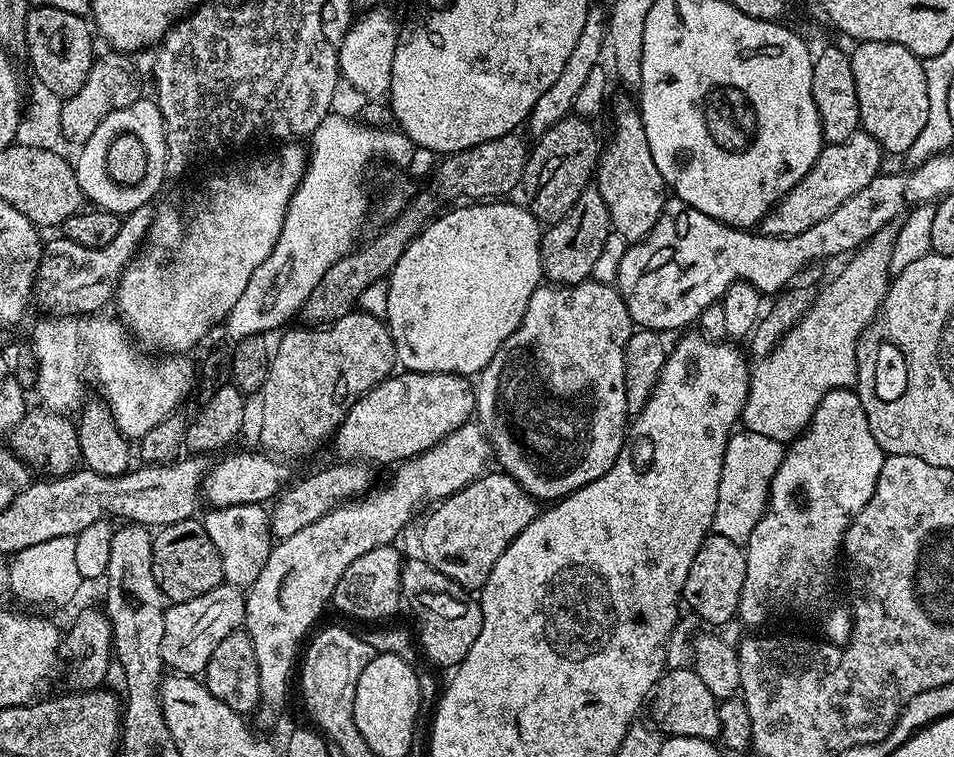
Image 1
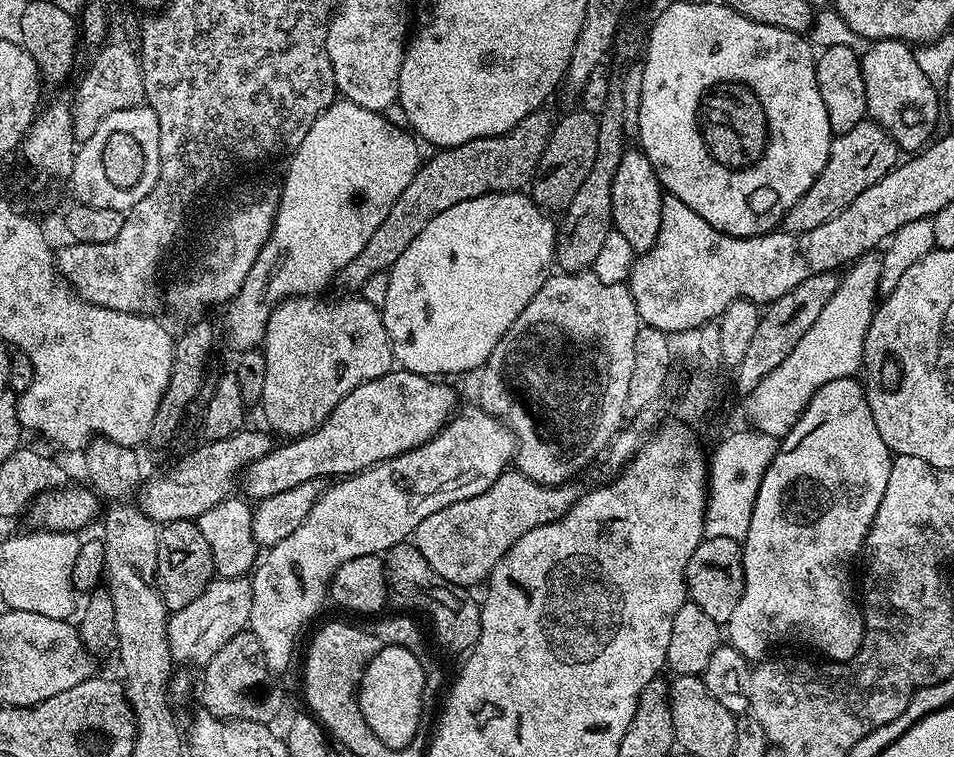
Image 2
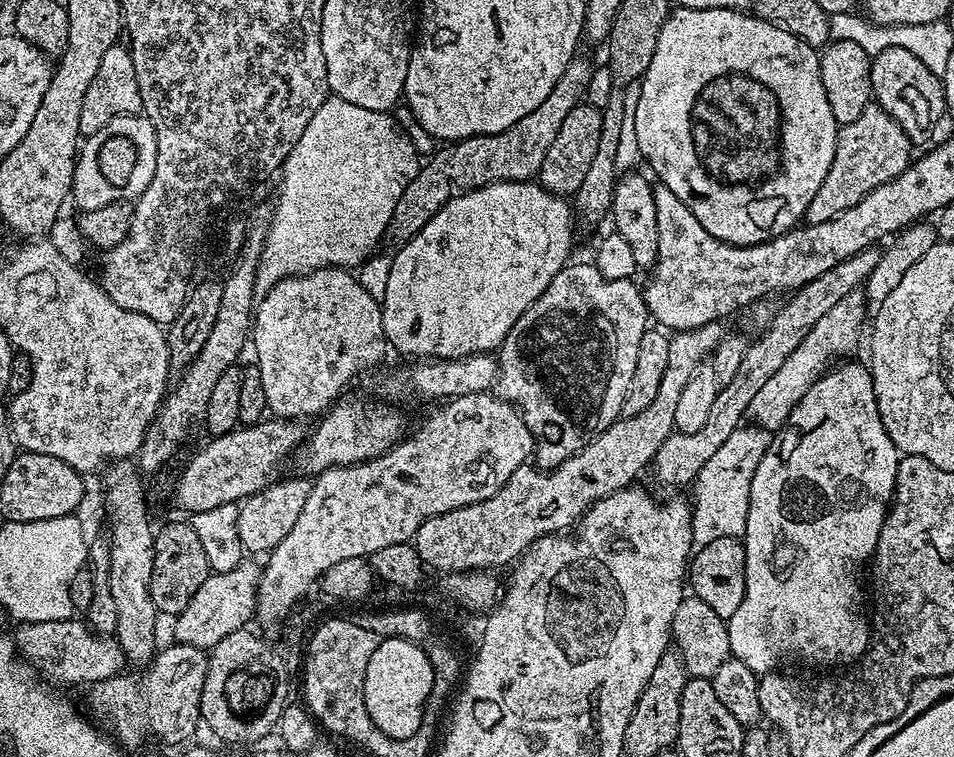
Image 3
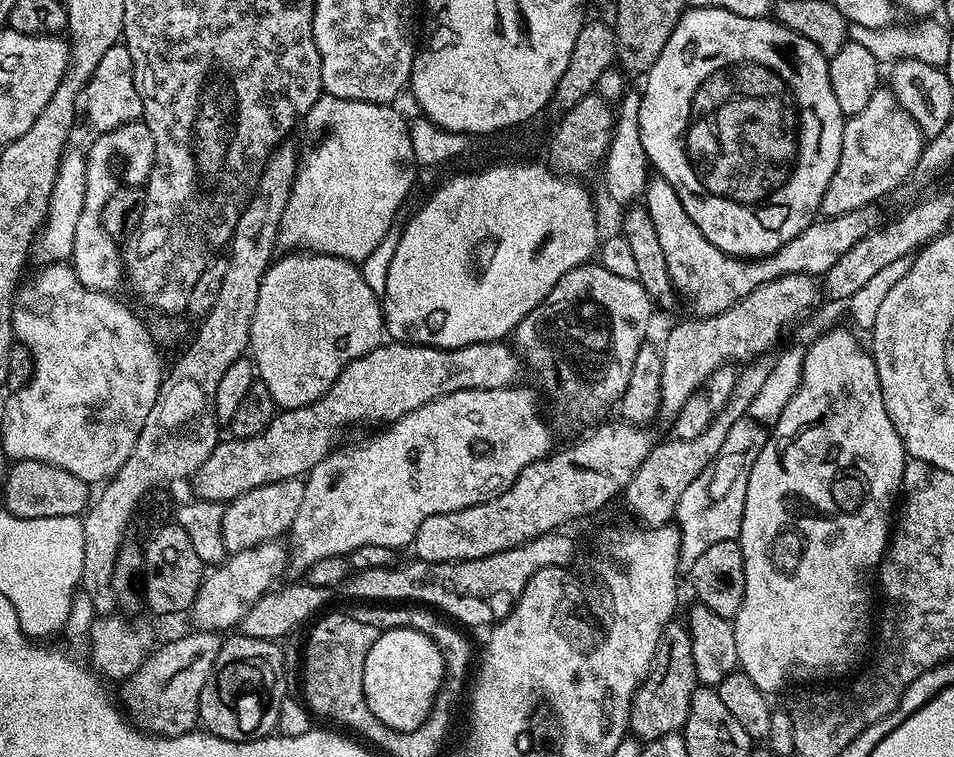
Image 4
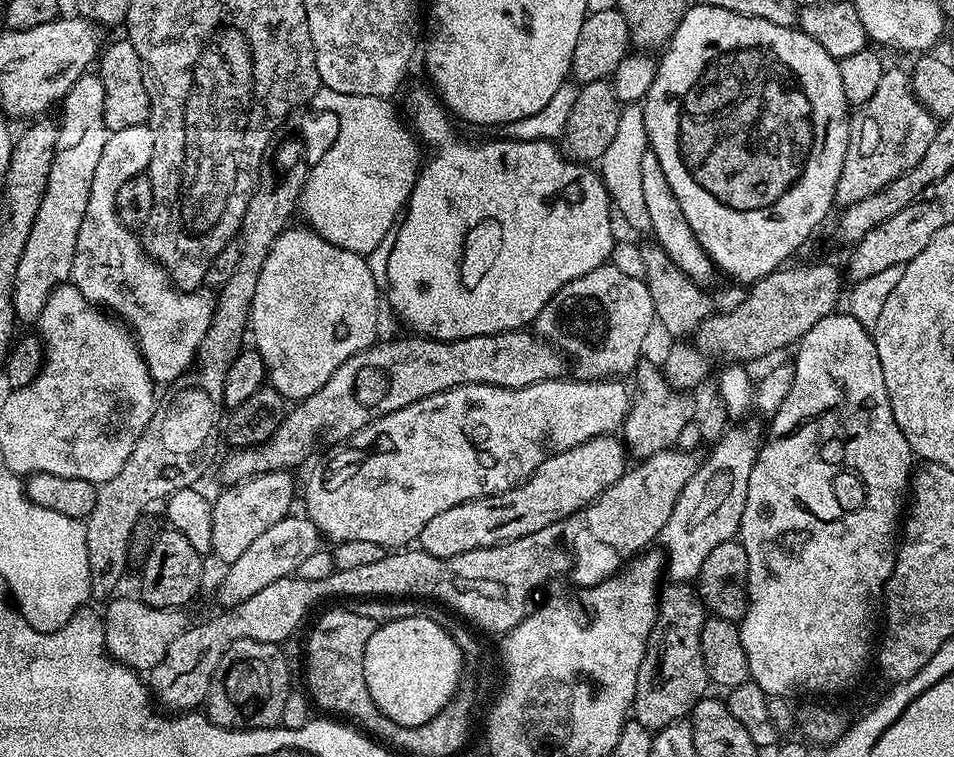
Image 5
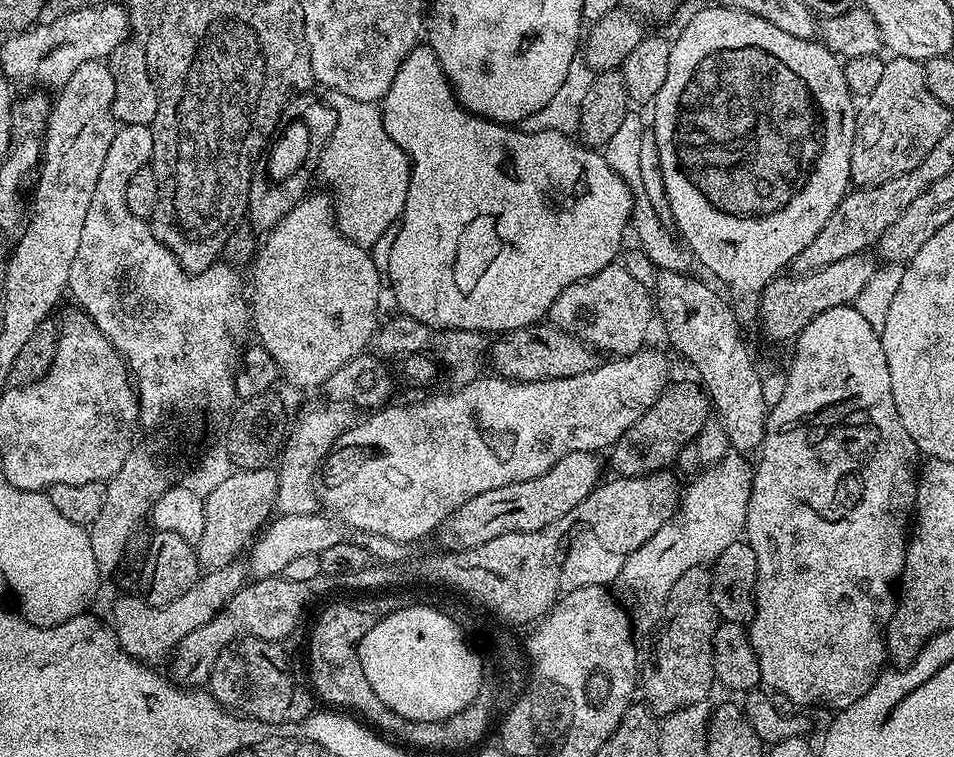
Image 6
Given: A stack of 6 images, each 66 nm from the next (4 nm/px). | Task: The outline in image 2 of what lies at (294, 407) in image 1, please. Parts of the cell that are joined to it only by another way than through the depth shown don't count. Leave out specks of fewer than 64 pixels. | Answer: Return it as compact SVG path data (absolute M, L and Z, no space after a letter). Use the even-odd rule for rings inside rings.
M344 294L341 300L318 300L315 295L292 296L277 305L264 330L262 351L266 358L266 387L259 407L264 408L264 420L277 437L307 436L332 413L334 406L359 384L385 376L393 371L392 343L386 334L384 317L359 295Z

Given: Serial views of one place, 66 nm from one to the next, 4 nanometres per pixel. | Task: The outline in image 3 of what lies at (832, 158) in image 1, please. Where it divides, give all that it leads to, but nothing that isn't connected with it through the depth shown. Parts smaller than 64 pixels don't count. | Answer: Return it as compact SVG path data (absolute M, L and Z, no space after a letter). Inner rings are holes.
M868 104L856 121L843 125L837 131L834 162L822 186L818 186L818 194L814 194L810 206L804 211L804 220L817 224L838 218L838 214L858 206L870 190L878 190L878 186L898 178L898 174L902 174L913 159L914 145L908 139L906 130L902 130L902 126L898 126L898 122L894 122L894 118L890 118L890 114L886 114L879 104Z

